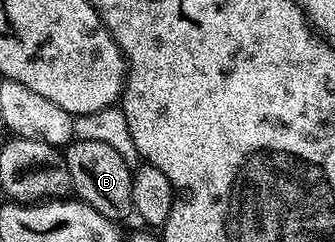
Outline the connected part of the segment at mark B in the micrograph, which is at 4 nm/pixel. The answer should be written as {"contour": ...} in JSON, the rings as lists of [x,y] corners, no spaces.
{"contour":[[[76,139],[66,146],[65,156],[71,187],[78,200],[93,207],[93,211],[105,215],[105,219],[116,223],[123,223],[127,216],[130,218],[134,214],[132,166],[125,159],[121,159],[121,155],[117,155],[117,151],[109,147],[109,143]]]}

